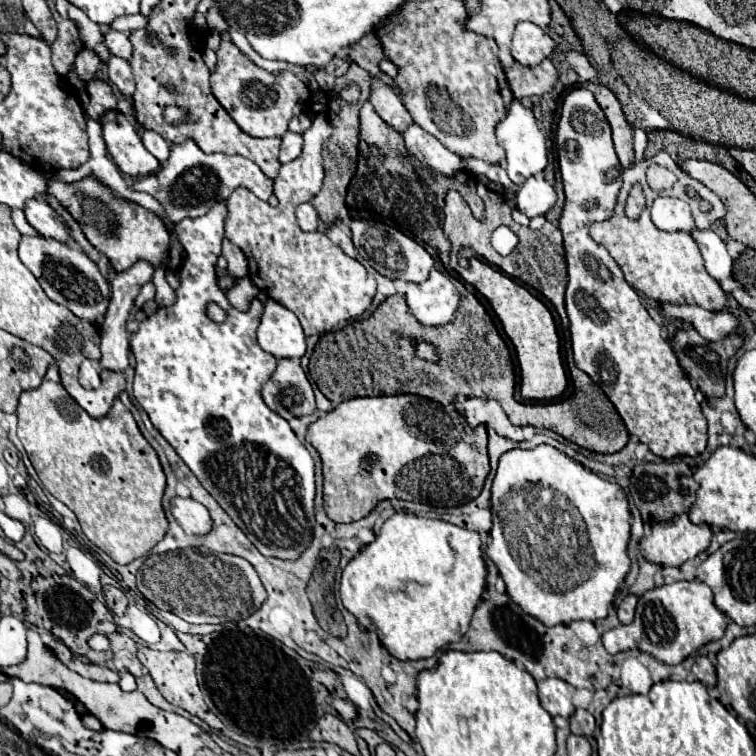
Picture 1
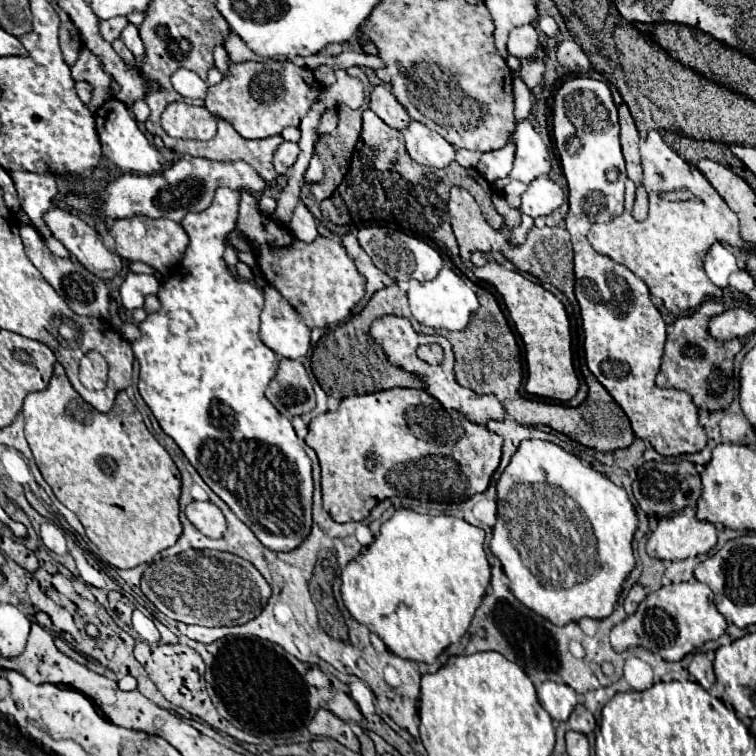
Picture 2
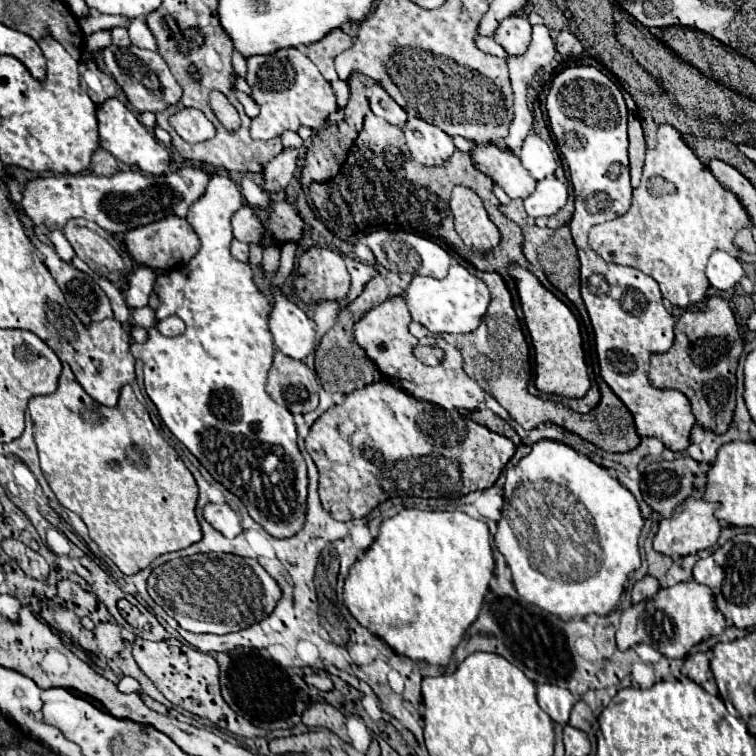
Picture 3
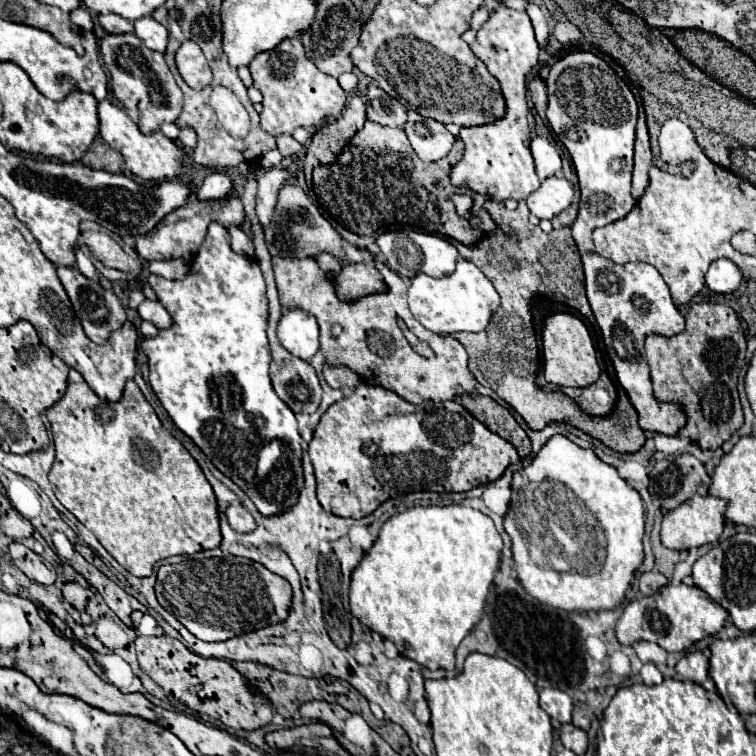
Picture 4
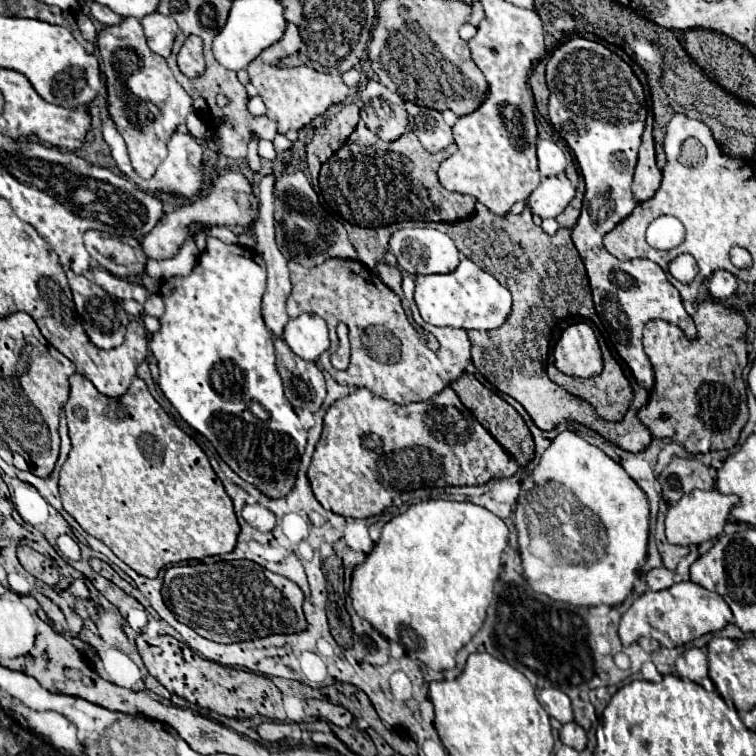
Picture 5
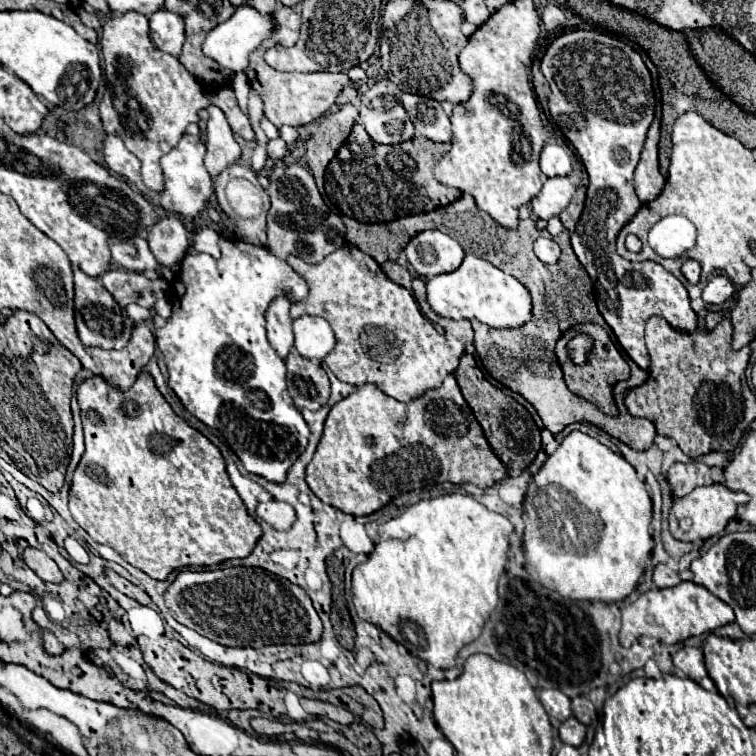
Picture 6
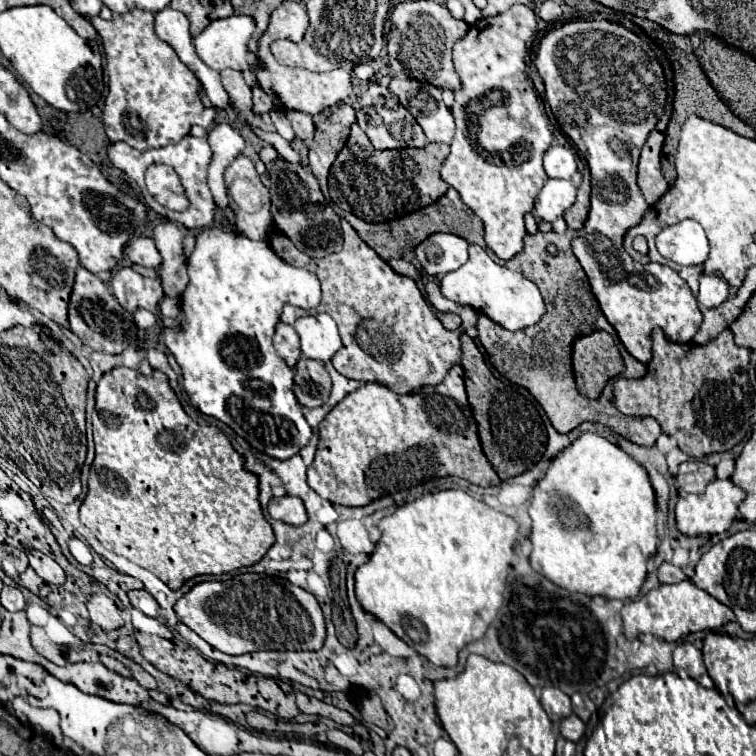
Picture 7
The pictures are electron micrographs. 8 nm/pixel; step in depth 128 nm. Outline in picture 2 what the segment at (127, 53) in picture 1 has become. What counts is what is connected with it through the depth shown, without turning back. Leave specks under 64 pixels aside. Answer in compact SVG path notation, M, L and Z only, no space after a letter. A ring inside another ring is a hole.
M128 24L128 26L124 28L124 32L120 34L120 40L122 40L130 50L132 50L132 54L134 54L138 60L142 60L142 58L144 58L144 42L140 40L138 26Z

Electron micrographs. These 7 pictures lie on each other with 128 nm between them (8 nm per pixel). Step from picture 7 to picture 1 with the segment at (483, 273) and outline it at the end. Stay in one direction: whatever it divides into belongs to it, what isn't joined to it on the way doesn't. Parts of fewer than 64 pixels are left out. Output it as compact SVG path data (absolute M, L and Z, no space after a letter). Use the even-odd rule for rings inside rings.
M434 268L426 282L408 284L406 302L420 324L444 326L456 320L456 308L462 304L462 294L446 272Z

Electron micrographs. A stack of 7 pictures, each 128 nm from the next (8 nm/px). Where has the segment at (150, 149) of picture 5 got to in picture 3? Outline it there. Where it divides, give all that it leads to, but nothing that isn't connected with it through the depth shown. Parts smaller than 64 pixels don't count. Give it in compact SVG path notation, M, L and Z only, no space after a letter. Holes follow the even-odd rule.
M126 48L126 50L102 50L104 52L104 64L122 88L128 104L138 114L142 112L164 112L170 102L178 102L182 96L180 84L174 80L166 60L158 52L150 52L144 48Z

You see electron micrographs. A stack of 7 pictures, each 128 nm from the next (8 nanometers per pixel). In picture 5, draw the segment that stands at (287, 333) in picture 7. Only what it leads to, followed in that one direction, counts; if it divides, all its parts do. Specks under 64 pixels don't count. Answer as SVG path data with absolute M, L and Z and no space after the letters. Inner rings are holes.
M264 176L260 180L260 192L258 192L258 200L260 200L260 218L254 222L254 230L256 230L256 252L264 258L266 266L268 266L268 290L264 294L264 306L262 306L262 316L264 322L268 326L268 330L272 332L272 338L278 340L284 334L284 324L288 324L290 316L286 314L286 300L292 292L292 282L290 282L290 272L286 266L286 258L282 256L282 252L278 250L276 242L274 242L274 176Z

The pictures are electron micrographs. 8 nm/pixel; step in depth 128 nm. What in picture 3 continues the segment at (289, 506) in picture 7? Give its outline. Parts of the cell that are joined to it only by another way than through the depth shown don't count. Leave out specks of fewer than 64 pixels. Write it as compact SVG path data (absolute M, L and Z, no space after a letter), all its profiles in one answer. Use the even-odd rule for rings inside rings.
M208 504L204 508L204 518L226 538L240 534L240 518L228 504Z

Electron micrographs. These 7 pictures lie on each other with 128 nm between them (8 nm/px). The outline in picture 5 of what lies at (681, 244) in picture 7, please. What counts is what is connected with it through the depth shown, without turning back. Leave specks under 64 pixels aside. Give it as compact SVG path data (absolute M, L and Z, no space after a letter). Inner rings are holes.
M660 216L648 226L646 240L656 250L672 250L674 240L684 240L684 224L674 216Z

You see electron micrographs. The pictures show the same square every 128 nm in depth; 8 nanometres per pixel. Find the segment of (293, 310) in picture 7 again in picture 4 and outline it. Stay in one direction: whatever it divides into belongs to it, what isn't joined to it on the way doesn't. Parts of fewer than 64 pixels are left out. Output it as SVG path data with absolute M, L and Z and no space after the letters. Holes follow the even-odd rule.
M272 258L274 264L274 276L278 284L278 296L282 304L282 312L288 312L292 308L304 310L312 314L318 320L320 326L320 350L324 354L324 360L328 366L346 366L352 372L356 372L362 380L374 386L382 386L386 390L396 392L400 398L404 398L410 404L420 404L424 400L452 400L460 394L474 392L476 380L468 372L468 352L466 348L450 336L440 336L428 328L424 328L410 312L406 302L408 286L406 282L384 266L376 258L376 268L384 276L384 282L388 284L388 296L384 292L380 294L368 294L360 296L356 300L340 300L336 294L336 282L328 272L324 272L316 260L312 258ZM396 316L400 316L406 326L424 340L432 350L433 358L424 358L412 350L408 340L404 338ZM332 324L342 324L344 332L342 338L332 338Z

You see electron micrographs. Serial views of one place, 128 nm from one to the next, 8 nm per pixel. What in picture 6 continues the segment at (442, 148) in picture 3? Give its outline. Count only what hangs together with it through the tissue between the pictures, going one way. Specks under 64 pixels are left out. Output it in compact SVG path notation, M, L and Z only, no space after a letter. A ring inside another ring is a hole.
M400 90L400 100L402 100L402 106L408 112L410 120L414 122L416 132L420 132L422 136L426 136L428 140L434 140L434 142L450 142L452 122L446 116L446 112L442 110L440 102L426 98L426 96L410 94L404 90Z

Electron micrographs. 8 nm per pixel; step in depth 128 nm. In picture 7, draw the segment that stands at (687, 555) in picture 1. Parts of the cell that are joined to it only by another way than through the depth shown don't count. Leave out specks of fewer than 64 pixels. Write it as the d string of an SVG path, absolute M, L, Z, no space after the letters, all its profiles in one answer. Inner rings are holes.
M714 480L708 484L704 494L680 494L676 502L676 524L678 530L686 536L698 536L698 534L722 534L726 532L736 514L738 506L746 498L746 492L738 488L732 480Z

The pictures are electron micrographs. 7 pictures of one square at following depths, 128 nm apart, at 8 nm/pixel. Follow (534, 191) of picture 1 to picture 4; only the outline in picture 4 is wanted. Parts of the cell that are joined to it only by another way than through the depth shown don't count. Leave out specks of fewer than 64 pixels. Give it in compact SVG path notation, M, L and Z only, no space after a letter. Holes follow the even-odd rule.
M548 178L542 182L542 186L532 192L526 200L530 212L534 216L538 216L540 220L546 218L546 220L552 220L556 214L564 212L568 208L568 204L572 202L572 196L574 196L574 190L572 190L572 184L566 180L566 178Z

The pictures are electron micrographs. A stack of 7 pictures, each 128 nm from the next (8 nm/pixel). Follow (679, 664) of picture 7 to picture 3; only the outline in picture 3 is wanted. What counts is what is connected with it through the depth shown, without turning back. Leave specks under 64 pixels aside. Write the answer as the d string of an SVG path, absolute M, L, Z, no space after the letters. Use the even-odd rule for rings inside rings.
M696 652L696 654L690 654L686 656L684 660L684 666L682 666L682 674L692 678L694 682L702 684L706 680L712 678L710 674L710 666L708 666L708 658L702 654L702 652Z

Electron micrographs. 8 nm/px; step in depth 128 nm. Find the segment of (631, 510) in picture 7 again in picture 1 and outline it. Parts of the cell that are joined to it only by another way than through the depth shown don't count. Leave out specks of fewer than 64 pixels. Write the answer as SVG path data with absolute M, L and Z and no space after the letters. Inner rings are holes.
M540 444L530 450L514 448L506 454L502 454L498 472L492 482L492 516L494 516L494 526L490 530L490 544L486 548L486 554L490 560L498 566L500 576L506 582L506 592L508 596L530 616L538 618L544 626L556 626L556 624L570 624L574 620L590 620L590 622L600 622L608 616L608 608L614 602L614 596L618 592L620 582L630 570L630 558L628 558L628 540L630 540L630 508L628 508L628 498L624 490L618 484L612 484L600 476L596 476L592 470L586 470L582 464L576 460L568 458L560 450Z

